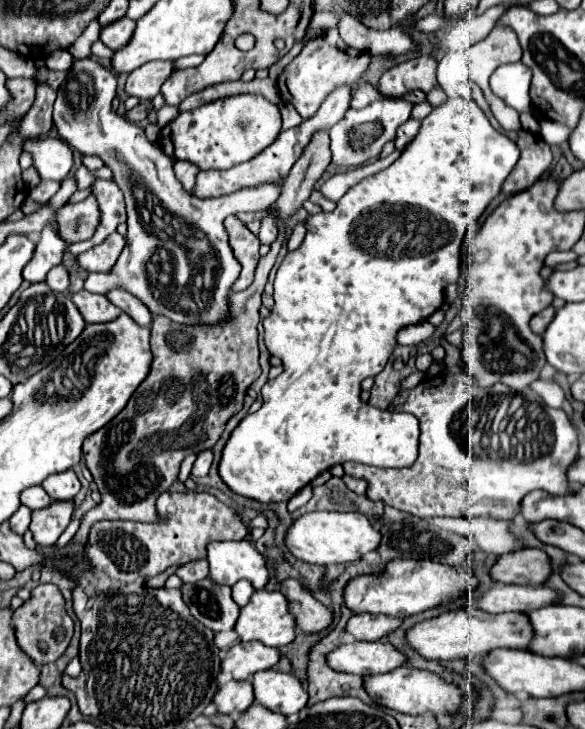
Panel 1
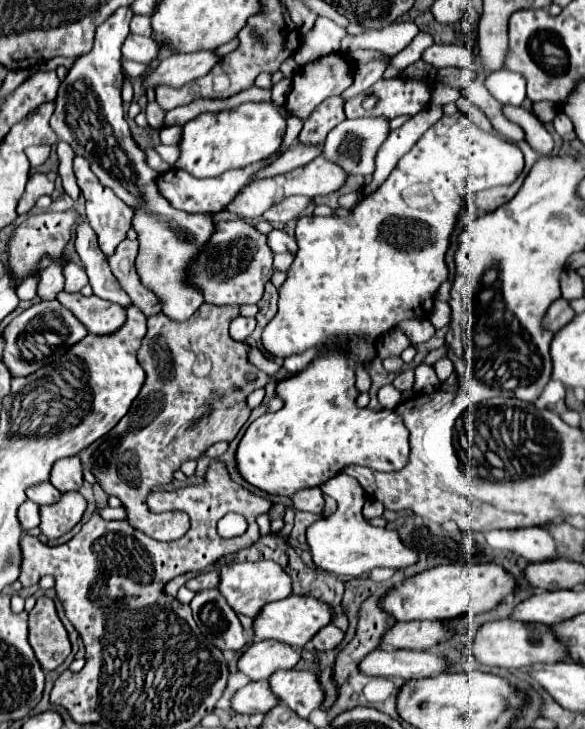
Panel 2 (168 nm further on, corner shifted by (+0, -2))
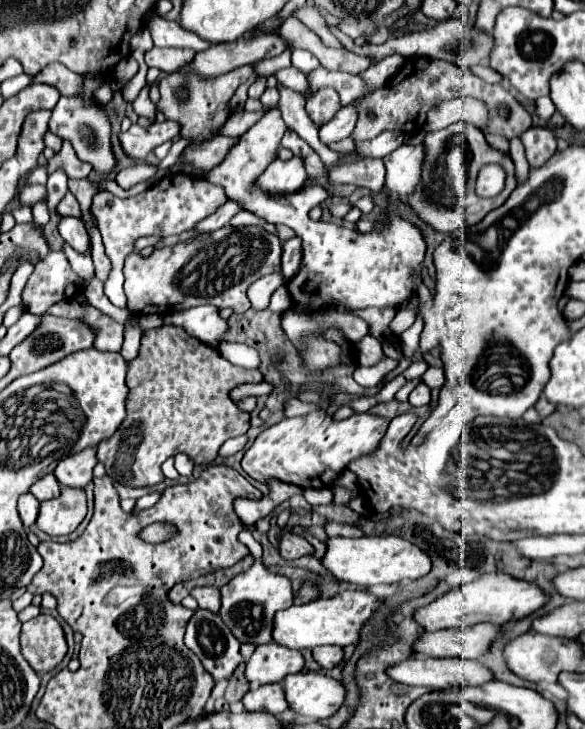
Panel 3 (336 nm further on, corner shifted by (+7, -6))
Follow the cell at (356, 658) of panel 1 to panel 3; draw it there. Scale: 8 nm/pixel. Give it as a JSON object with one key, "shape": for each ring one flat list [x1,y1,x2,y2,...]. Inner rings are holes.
{"shape":[[409,658,387,670,389,678,409,686,447,690,453,686,479,686,493,680,493,674,477,660,461,658]]}

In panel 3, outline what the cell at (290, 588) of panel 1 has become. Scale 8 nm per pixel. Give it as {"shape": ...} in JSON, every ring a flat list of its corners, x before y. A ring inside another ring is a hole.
{"shape":[[317,646,317,648,313,648,313,658,317,660,319,666,329,670,329,668,341,664,343,650,341,650,341,646]]}

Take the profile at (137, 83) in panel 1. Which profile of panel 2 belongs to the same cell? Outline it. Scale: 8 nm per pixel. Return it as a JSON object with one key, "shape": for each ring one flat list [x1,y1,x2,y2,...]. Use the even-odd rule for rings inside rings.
{"shape":[[200,50,190,54,172,54,160,62,160,66,144,78,146,88,156,88,160,84,180,88,196,78,206,76,216,64,222,62,214,50]]}

